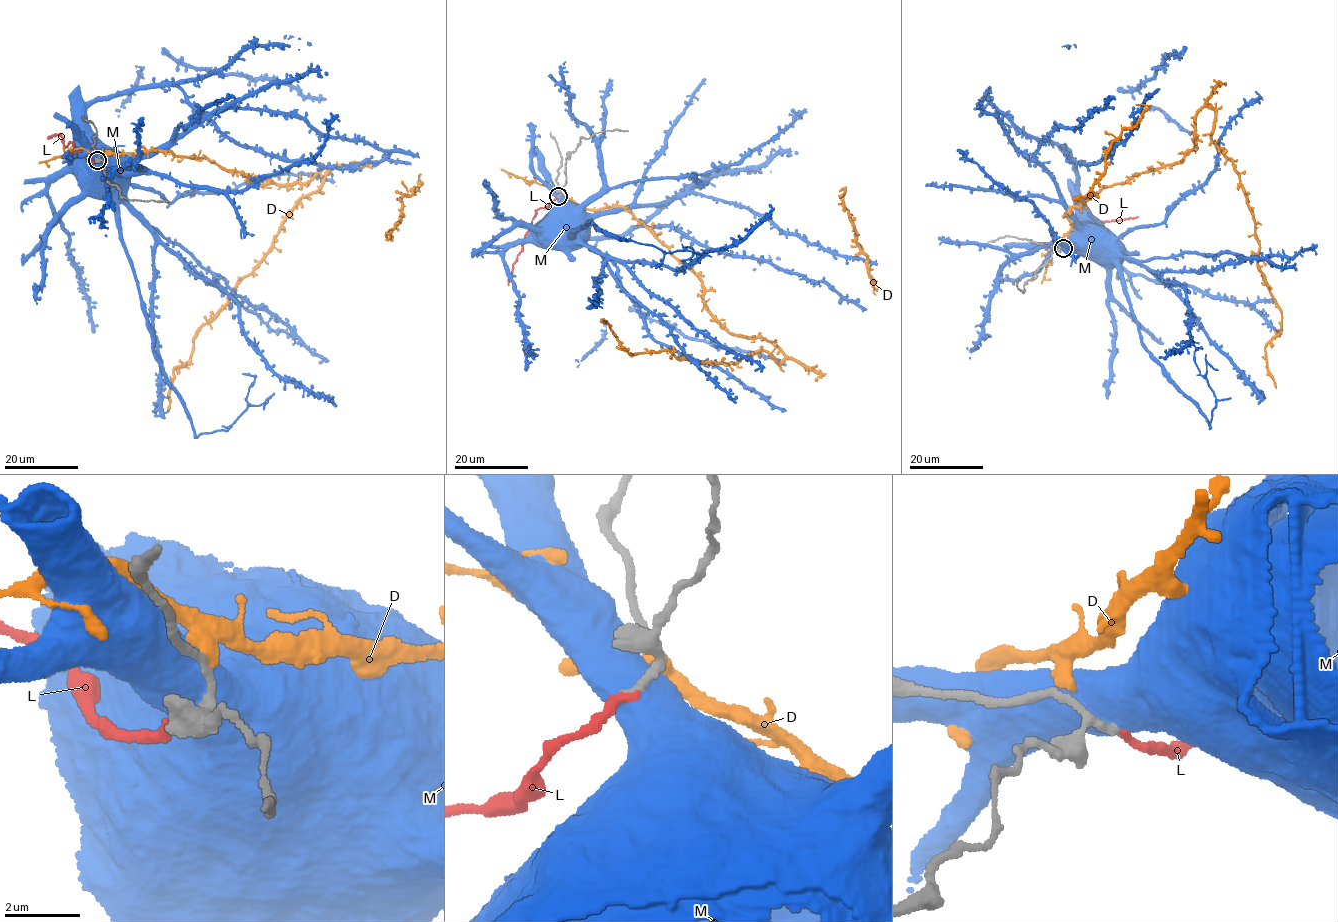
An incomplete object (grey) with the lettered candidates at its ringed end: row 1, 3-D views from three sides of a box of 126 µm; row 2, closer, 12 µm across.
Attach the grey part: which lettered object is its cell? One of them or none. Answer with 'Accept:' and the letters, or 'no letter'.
Accept: L

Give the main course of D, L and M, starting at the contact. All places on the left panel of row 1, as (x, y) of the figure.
D: (99, 155), (202, 157), (263, 185), (306, 183), (331, 170), (203, 325), (192, 357), (173, 370), (166, 412)
L: (97, 160), (92, 162), (75, 151), (71, 142), (66, 147), (61, 136), (52, 135), (48, 139)
M: (98, 159), (102, 192)

